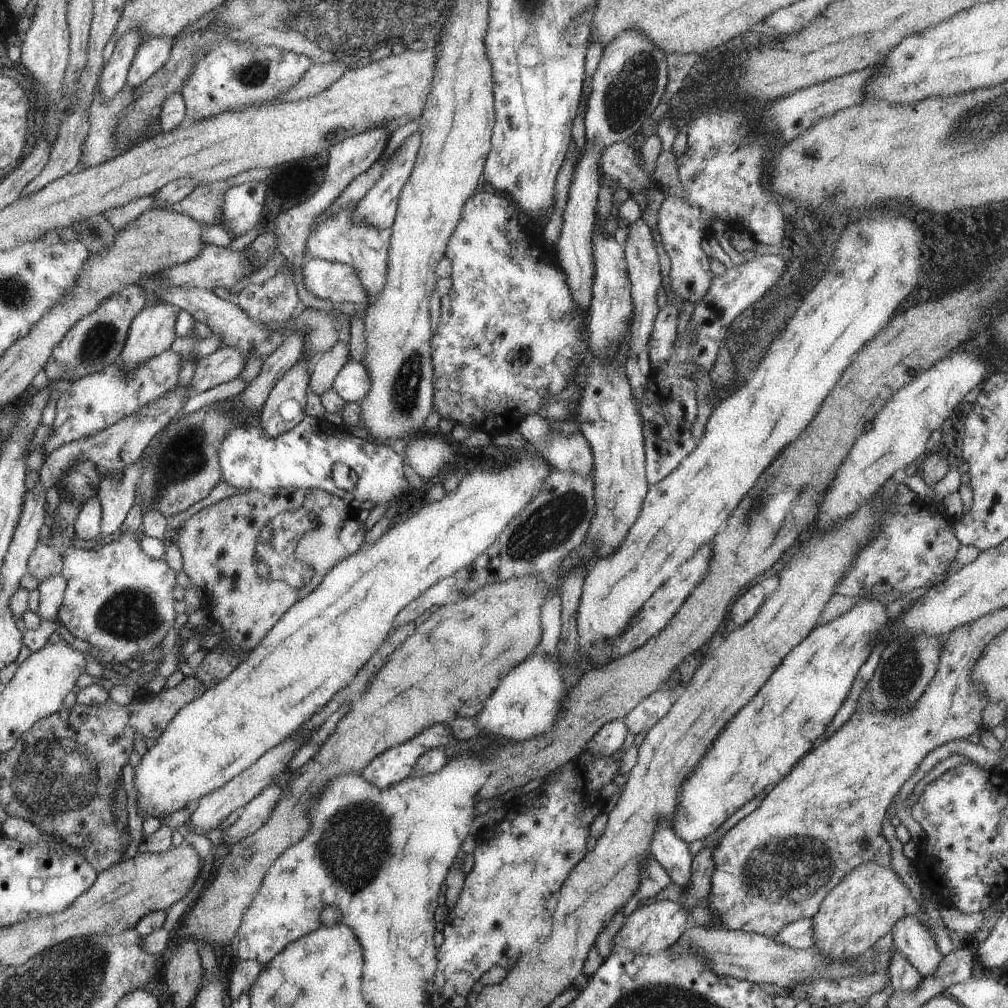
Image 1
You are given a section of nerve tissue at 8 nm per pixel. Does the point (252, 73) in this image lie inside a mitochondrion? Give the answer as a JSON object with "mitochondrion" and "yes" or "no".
{"mitochondrion":"yes"}

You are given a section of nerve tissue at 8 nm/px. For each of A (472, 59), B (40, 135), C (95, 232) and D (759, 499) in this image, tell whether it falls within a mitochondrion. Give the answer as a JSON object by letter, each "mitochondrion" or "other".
{"A":"other","B":"other","C":"mitochondrion","D":"mitochondrion"}

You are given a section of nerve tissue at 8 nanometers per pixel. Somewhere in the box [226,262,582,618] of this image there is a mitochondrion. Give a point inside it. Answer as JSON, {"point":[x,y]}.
{"point":[406,385]}

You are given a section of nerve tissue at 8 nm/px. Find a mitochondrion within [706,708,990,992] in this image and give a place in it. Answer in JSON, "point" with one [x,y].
{"point":[783,868]}

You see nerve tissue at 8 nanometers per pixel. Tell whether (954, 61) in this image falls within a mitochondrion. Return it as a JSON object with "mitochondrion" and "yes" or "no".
{"mitochondrion":"no"}

